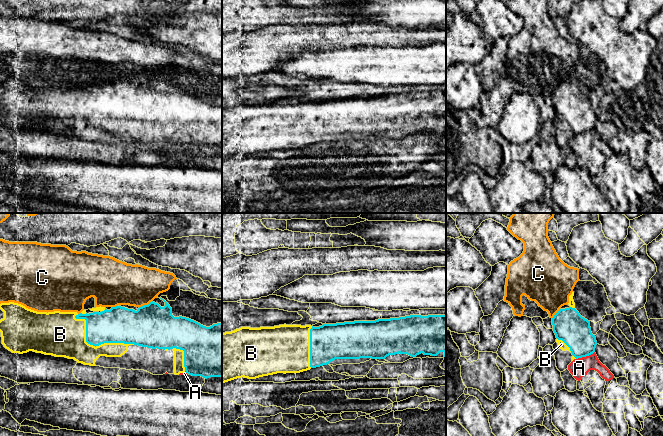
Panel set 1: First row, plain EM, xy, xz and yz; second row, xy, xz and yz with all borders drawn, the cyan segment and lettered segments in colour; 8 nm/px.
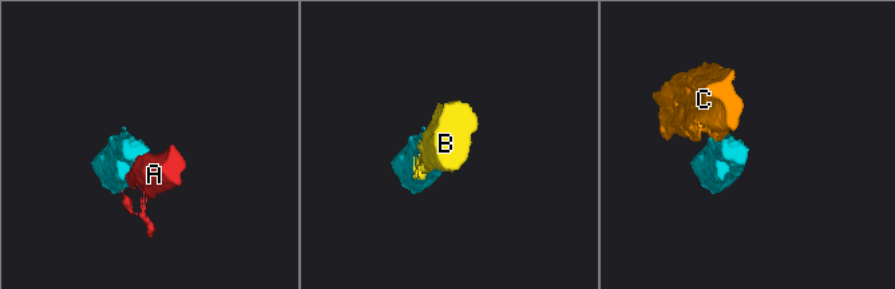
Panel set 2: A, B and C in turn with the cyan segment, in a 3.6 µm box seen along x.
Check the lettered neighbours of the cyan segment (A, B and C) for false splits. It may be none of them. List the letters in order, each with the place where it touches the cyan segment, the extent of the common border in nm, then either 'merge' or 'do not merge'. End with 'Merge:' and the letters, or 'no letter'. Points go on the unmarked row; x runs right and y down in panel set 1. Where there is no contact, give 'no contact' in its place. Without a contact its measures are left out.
A: yz (585, 132) | 170 nm | do not merge
B: xy (94, 121) | 550 nm | merge
C: xy (145, 81) | 130 nm | do not merge
Merge: B

